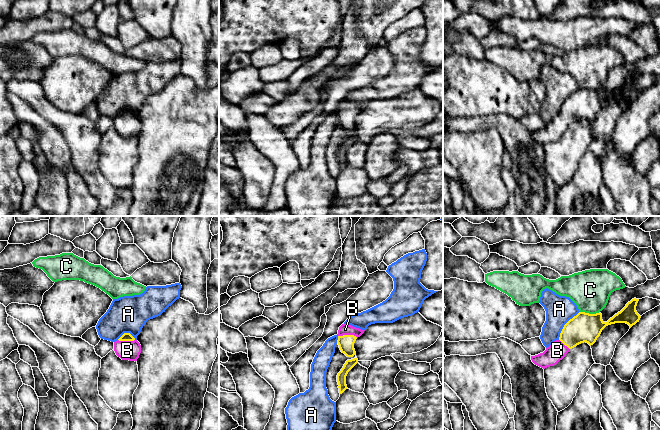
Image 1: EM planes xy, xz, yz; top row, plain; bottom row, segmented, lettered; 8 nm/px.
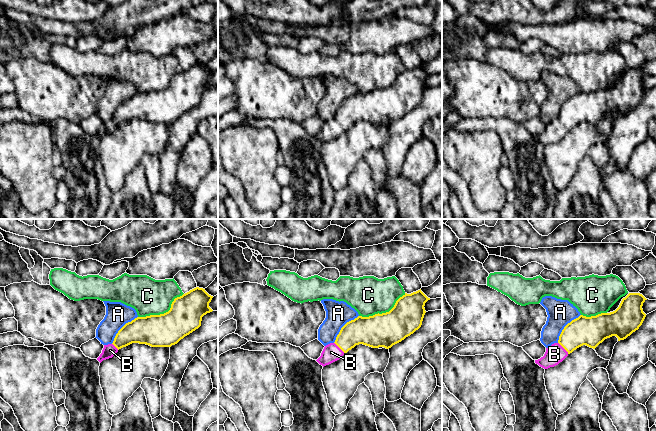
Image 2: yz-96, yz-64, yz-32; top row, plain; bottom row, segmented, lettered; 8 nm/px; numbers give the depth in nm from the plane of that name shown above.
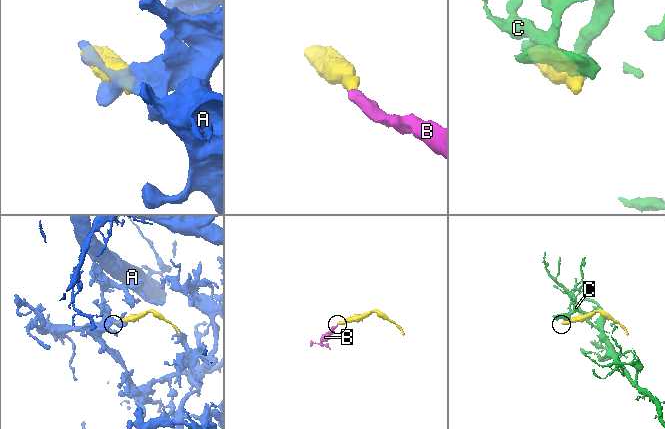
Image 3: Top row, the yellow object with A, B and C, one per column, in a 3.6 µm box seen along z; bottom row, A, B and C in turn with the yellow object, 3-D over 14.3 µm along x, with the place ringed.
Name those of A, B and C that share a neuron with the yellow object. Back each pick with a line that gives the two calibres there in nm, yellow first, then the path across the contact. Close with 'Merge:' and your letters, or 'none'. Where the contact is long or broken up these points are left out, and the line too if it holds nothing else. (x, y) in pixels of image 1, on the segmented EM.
B: calibres 130 and 90 nm; way xz (346, 342), (348, 335), (345, 329)
Merge: B

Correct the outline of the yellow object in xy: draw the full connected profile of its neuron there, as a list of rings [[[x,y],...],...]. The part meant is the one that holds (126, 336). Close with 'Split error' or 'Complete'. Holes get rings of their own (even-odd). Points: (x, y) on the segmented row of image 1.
[[[124,333],[114,342],[114,351],[122,360],[136,362],[141,353],[141,345],[130,333]]]. Split error

